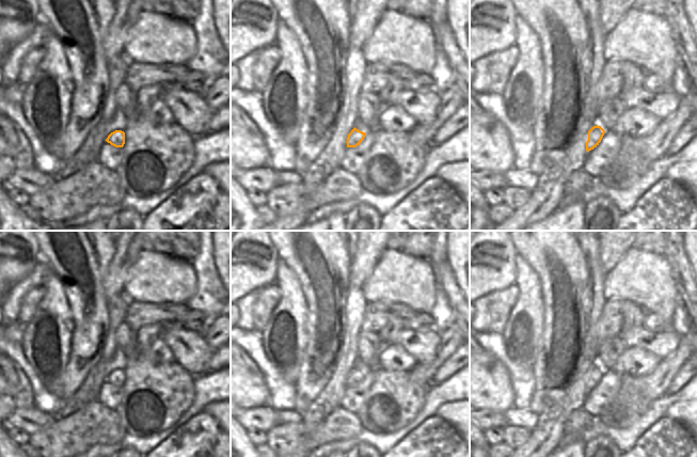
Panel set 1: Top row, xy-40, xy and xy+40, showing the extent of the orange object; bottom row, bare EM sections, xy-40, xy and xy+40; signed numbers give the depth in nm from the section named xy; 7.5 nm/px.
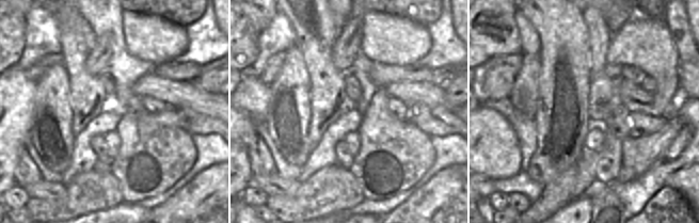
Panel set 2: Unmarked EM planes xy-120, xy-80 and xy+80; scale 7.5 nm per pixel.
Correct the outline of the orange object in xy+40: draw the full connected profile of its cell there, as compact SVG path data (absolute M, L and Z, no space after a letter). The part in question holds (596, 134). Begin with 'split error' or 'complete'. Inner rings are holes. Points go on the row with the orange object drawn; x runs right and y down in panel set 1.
complete; M593 126L588 131L588 140L586 142L586 151L589 152L597 147L599 143L601 142L603 136L605 133L605 130L601 126Z

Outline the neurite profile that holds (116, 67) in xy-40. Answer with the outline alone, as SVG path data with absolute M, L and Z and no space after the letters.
M123 53L108 62L108 99L101 116L102 122L110 121L114 113L118 110L114 93L125 81L127 66L126 61L123 59Z

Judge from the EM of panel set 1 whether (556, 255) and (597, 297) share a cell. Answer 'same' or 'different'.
different

